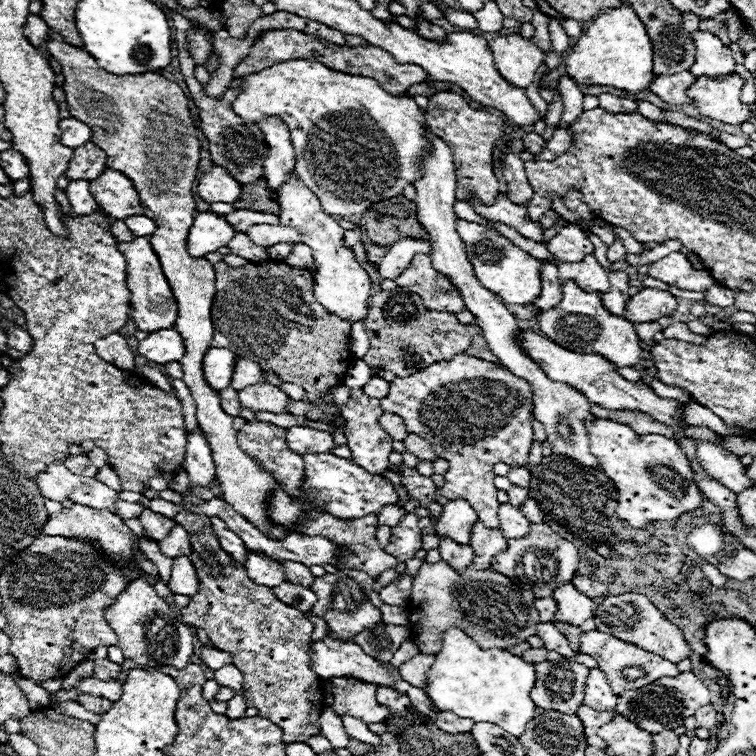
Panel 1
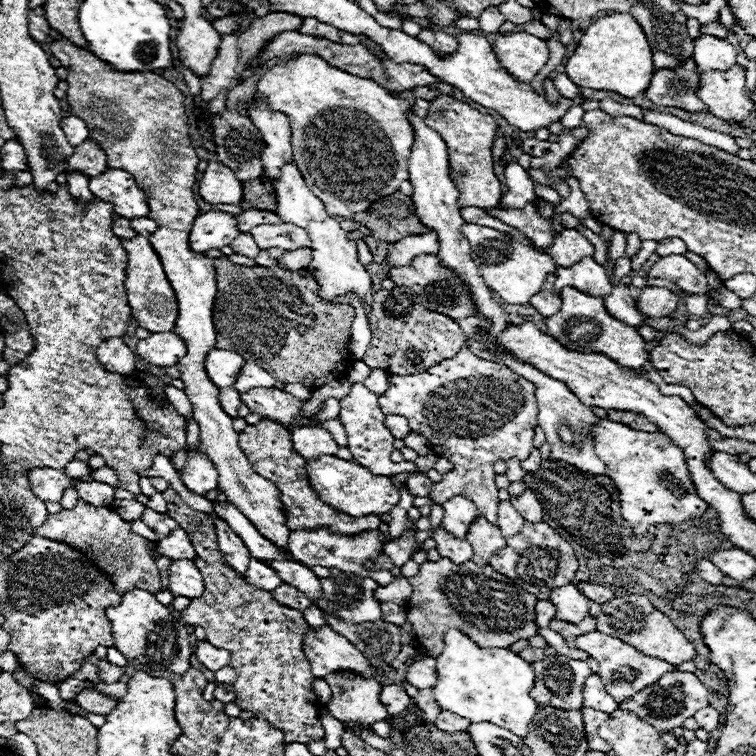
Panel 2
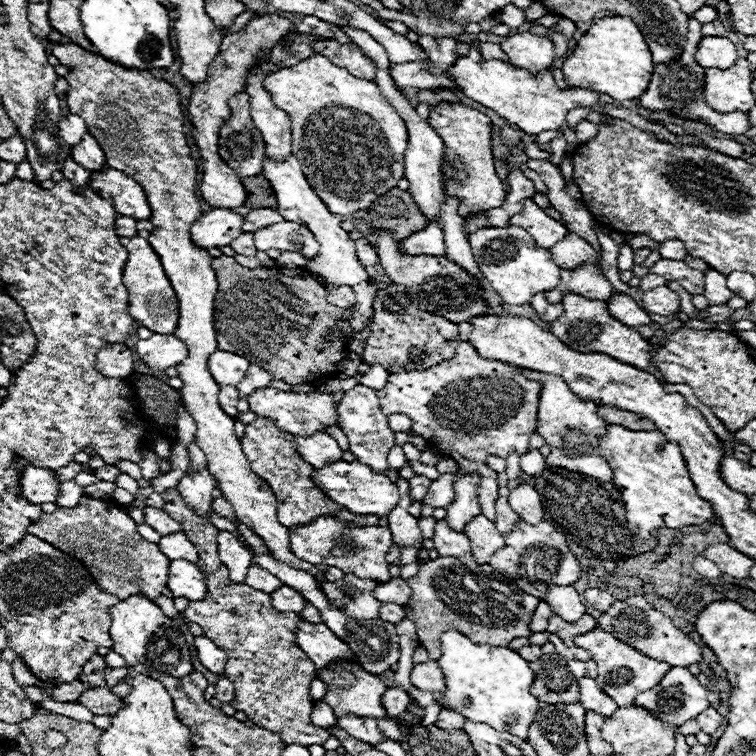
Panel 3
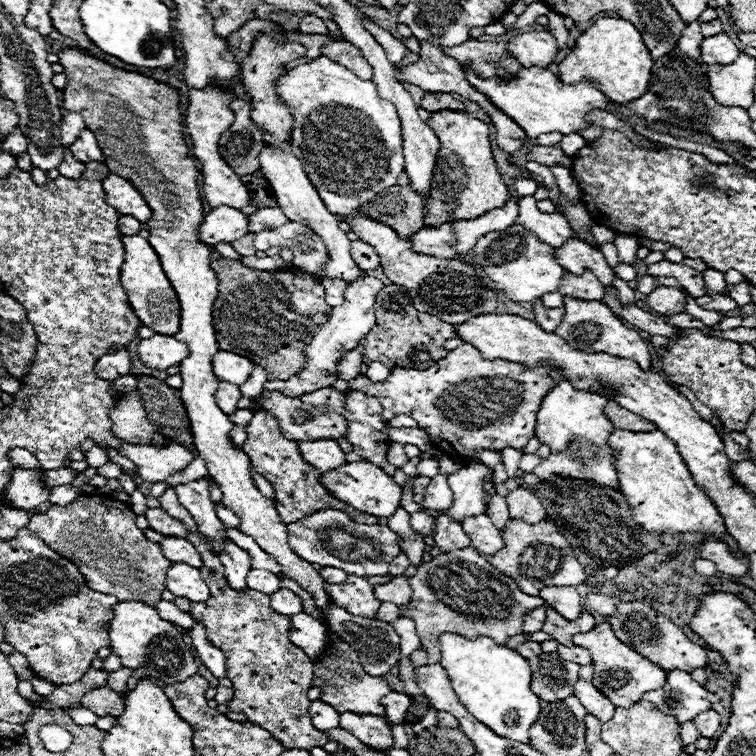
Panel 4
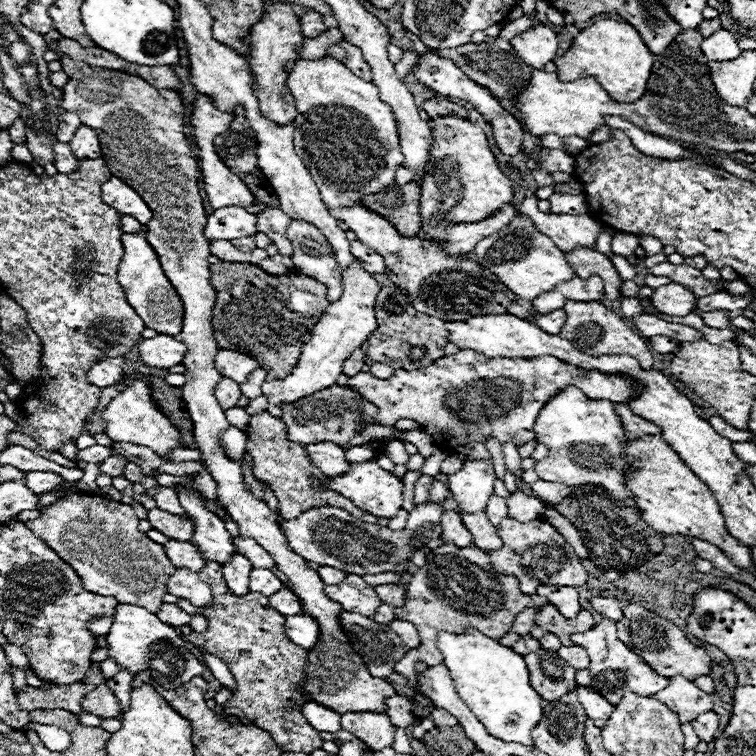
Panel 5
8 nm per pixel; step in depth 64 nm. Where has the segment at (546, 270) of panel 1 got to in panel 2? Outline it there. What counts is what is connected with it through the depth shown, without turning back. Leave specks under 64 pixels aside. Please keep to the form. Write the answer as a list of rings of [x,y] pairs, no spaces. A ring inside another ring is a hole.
[[[550,272],[550,276],[546,278],[546,288],[542,288],[542,292],[538,292],[538,296],[532,296],[532,300],[530,300],[530,304],[532,304],[544,318],[556,314],[556,312],[562,308],[560,296],[554,294],[554,280],[556,280],[556,274]]]

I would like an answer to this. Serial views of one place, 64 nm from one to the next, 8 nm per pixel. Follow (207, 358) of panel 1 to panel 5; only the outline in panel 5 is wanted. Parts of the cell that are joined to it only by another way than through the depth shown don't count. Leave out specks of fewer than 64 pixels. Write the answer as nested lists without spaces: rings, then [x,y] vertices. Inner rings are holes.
[[[222,350],[216,354],[216,368],[222,376],[234,380],[236,384],[242,384],[246,382],[248,374],[258,368],[258,362],[246,354],[240,354],[240,352],[234,352],[234,350]]]

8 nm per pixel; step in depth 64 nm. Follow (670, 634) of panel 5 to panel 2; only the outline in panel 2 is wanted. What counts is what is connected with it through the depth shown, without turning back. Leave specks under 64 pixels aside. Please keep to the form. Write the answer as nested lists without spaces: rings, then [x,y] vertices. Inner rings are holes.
[[[628,594],[624,598],[612,598],[606,604],[602,604],[602,612],[596,616],[596,628],[610,636],[626,640],[626,644],[634,644],[634,648],[646,652],[646,656],[666,660],[674,666],[692,660],[696,656],[694,644],[688,642],[684,634],[670,622],[670,618],[666,618],[660,610],[656,610],[650,604],[650,600],[642,594]]]

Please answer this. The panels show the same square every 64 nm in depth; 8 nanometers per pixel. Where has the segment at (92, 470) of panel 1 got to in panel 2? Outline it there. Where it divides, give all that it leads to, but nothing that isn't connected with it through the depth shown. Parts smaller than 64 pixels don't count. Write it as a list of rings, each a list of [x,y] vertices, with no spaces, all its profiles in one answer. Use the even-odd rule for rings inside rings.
[[[72,460],[72,462],[66,466],[66,474],[68,474],[68,476],[72,476],[72,478],[90,476],[90,474],[92,474],[92,468],[90,468],[86,462],[80,462],[80,460]]]

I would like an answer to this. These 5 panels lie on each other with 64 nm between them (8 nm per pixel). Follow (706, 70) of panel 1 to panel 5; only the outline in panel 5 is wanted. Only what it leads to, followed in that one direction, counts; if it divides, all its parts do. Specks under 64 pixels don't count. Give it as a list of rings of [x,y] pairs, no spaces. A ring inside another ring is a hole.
[[[718,30],[712,36],[704,38],[702,42],[702,54],[706,56],[708,62],[718,62],[718,60],[734,60],[742,50],[738,48],[738,42],[728,30]]]

